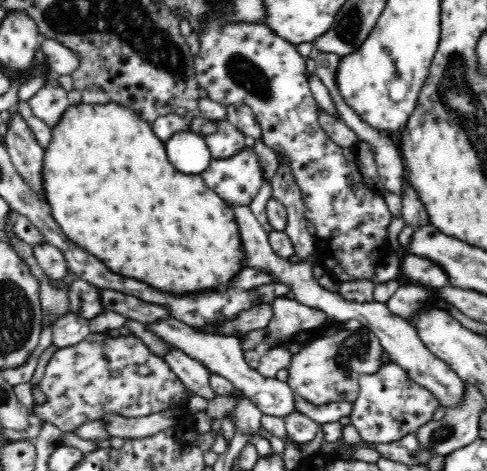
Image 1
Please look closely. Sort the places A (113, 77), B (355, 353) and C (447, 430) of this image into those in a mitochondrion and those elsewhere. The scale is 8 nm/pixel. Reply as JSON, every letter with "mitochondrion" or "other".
{"A":"other","B":"mitochondrion","C":"mitochondrion"}

